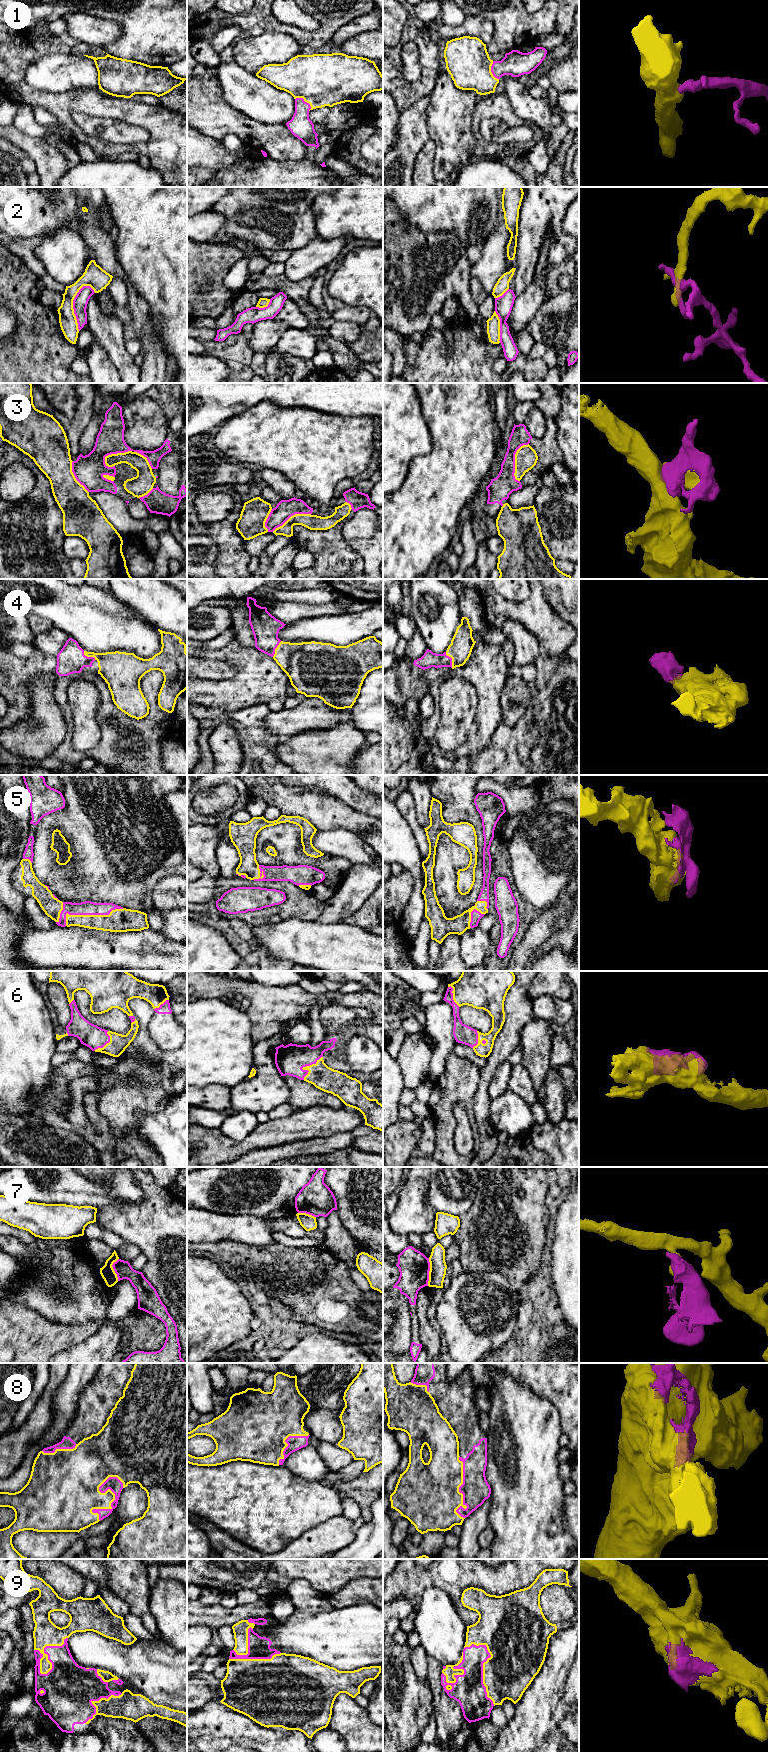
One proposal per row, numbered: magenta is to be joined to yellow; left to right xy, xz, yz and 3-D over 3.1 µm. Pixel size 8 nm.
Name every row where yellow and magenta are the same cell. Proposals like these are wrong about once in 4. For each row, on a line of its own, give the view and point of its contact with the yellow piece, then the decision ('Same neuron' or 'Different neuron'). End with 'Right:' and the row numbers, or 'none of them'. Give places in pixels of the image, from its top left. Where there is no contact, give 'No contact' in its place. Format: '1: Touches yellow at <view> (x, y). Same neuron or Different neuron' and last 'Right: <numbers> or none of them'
1: Touches yellow at xz (304, 100). Same neuron
2: Touches yellow at xy (72, 305). Different neuron
3: Touches yellow at yz (515, 460). Different neuron
4: Touches yellow at yz (452, 659). Same neuron
5: Touches yellow at xy (89, 915). Same neuron
6: Touches yellow at xz (306, 1066). Same neuron
7: Touches yellow at yz (429, 1272). Different neuron
8: Touches yellow at xy (114, 1499). Same neuron
9: Touches yellow at xy (43, 1649). Same neuron
Right: 1, 4, 5, 6, 8, 9

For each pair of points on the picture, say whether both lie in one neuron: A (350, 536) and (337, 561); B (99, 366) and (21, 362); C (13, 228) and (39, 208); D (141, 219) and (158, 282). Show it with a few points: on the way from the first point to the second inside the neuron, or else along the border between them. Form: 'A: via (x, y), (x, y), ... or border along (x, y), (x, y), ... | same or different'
A: border along (350, 518), (344, 525), (343, 537), (362, 559) | different
B: border along (85, 349), (86, 355) | different
C: via (23, 228), (33, 228), (34, 218) | same
D: via (157, 235), (158, 266) | same

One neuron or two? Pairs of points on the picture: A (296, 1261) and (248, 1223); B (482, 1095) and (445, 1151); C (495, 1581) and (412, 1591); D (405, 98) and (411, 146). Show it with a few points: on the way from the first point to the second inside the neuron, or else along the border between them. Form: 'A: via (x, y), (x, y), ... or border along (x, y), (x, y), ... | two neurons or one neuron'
A: border along (274, 1241), (267, 1245), (249, 1245) | two neurons
B: border along (478, 1085), (474, 1096), (473, 1115) | two neurons
C: via (474, 1577), (433, 1577) | one neuron
D: border along (426, 96), (400, 111) | two neurons

